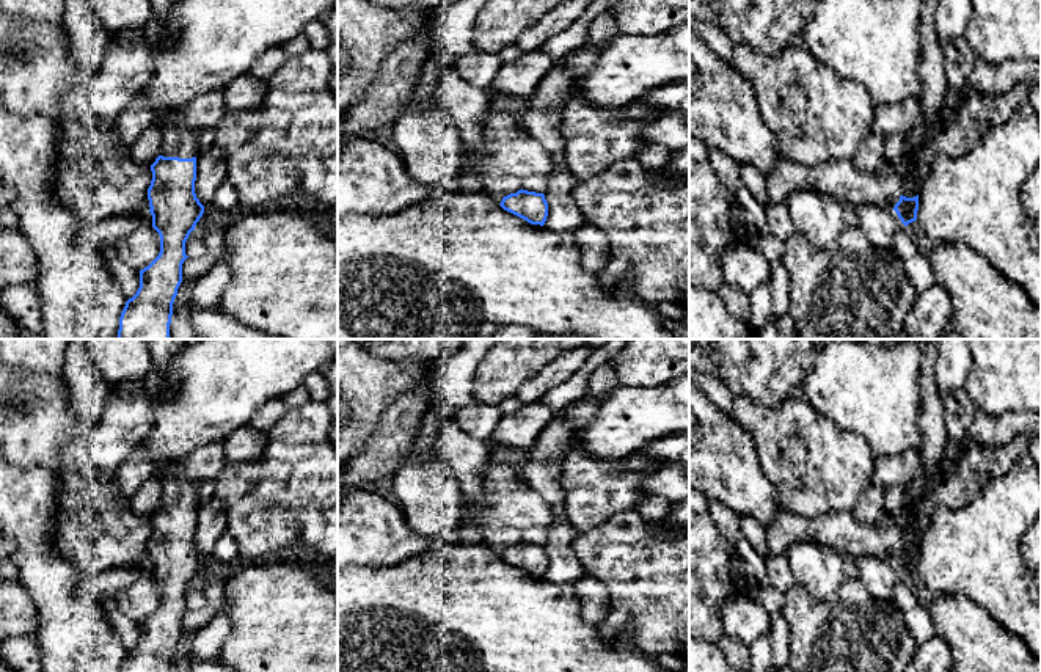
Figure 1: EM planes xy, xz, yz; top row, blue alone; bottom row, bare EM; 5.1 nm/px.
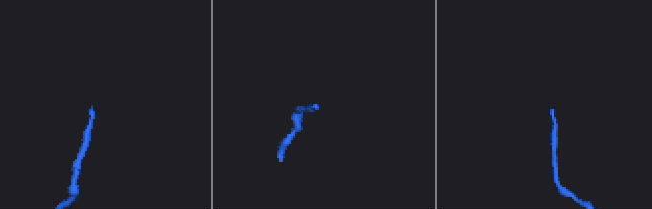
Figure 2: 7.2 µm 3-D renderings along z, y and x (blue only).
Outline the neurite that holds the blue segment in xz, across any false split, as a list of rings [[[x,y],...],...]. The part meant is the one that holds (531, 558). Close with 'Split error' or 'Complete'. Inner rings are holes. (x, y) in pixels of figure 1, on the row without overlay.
[[[523,540],[504,548],[499,557],[531,576],[543,578],[548,568],[548,554],[545,546]]]. Complete

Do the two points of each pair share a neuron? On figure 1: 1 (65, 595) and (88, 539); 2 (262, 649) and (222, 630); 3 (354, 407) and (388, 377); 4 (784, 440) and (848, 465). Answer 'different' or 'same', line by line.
1: different
2: different
3: same
4: same

